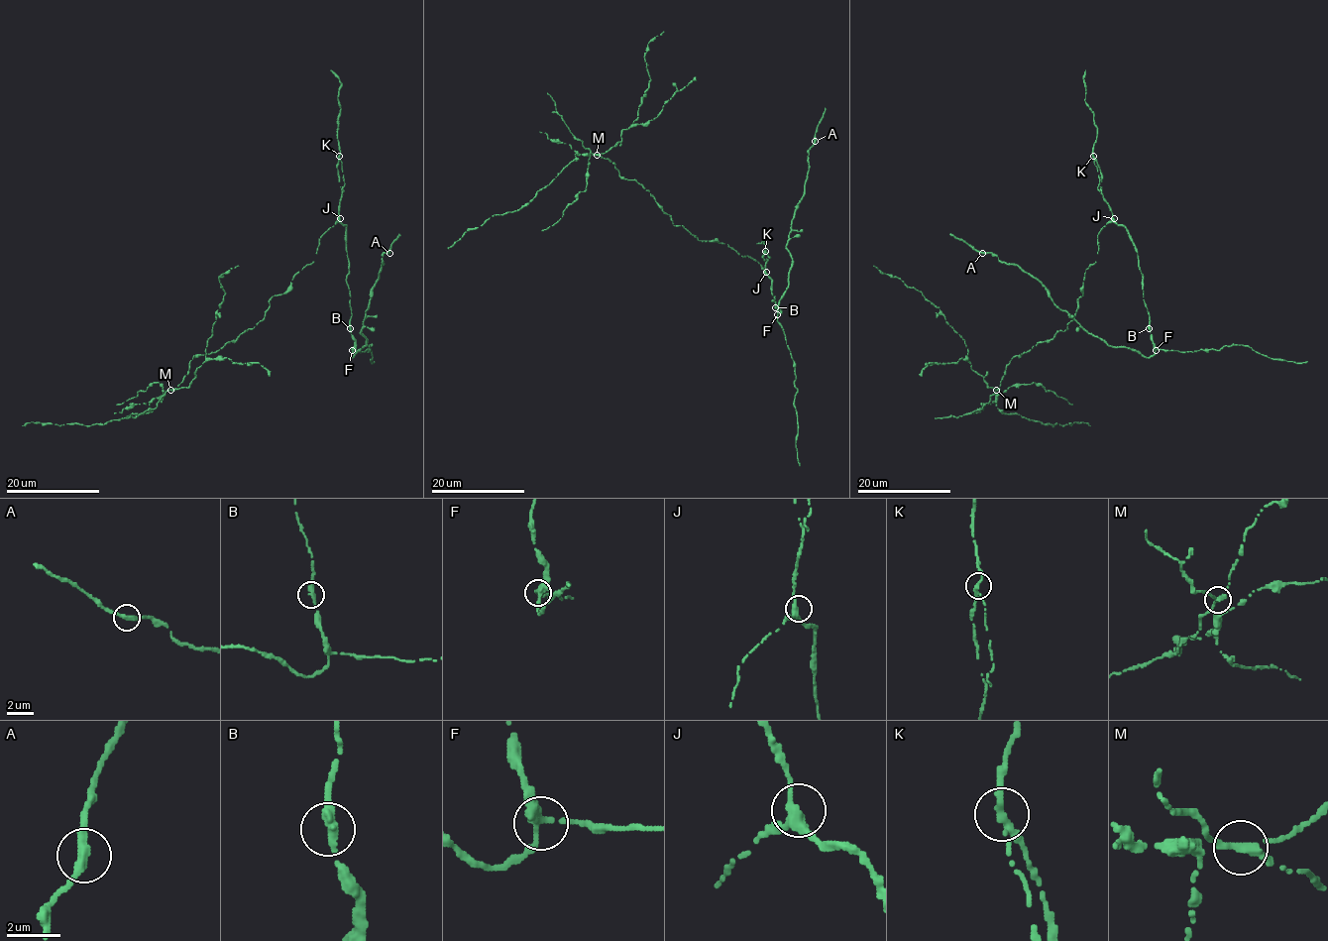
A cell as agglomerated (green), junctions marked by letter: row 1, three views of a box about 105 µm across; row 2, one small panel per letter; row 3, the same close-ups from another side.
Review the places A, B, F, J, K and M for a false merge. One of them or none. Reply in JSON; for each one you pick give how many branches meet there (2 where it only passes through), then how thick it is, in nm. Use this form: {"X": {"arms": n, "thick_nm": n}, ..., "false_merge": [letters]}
{"M": {"arms": 3, "thick_nm": 280}, "false_merge": ["M"]}

